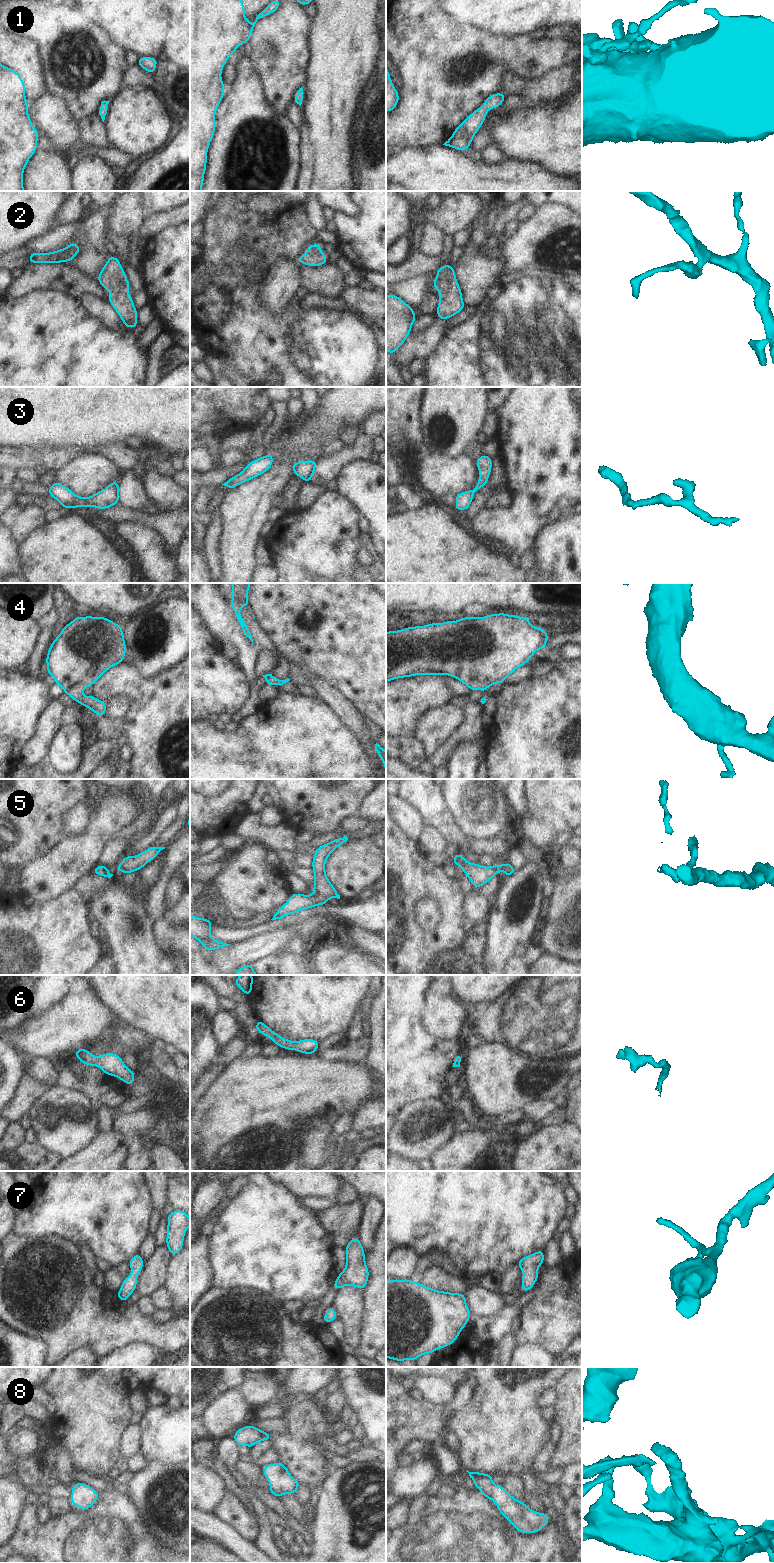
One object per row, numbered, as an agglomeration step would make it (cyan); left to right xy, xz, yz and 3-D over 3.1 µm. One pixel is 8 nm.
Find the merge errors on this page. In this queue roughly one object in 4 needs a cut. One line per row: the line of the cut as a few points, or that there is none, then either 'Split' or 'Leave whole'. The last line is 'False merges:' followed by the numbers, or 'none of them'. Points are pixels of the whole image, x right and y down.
1: No split. Leave whole
2: No split. Leave whole
3: No split. Leave whole
4: No split. Leave whole
5: No split. Leave whole
6: No split. Leave whole
7: No split. Leave whole
8: No split. Leave whole
False merges: none of them.

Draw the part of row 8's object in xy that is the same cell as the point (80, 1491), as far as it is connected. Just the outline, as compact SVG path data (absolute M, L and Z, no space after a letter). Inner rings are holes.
M75 1483L71 1488L71 1503L82 1510L88 1510L100 1496L100 1493L96 1493L92 1487L84 1483Z

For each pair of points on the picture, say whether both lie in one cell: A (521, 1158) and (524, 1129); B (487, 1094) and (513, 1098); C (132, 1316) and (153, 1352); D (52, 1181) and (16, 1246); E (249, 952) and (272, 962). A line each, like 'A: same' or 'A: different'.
A: different
B: same
C: different
D: different
E: different

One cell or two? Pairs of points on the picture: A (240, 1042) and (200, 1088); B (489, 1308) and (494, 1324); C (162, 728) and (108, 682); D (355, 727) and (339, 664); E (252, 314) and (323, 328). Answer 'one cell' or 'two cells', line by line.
A: one cell
B: two cells
C: one cell
D: two cells
E: one cell

